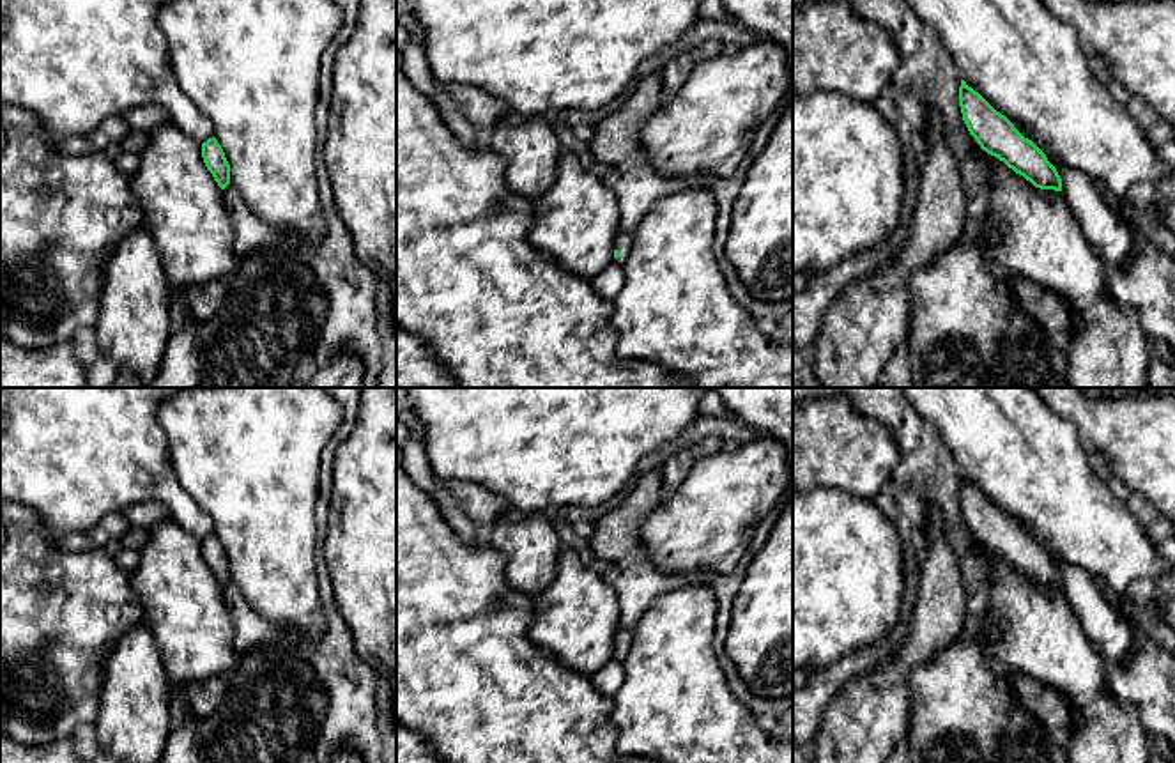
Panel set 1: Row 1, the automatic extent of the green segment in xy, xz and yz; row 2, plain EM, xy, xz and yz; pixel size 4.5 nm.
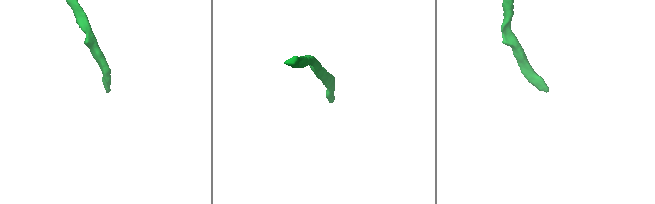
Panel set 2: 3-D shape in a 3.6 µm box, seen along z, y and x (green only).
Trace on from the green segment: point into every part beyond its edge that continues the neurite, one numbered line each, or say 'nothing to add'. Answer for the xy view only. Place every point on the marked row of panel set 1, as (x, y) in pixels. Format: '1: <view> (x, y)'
nothing to add

